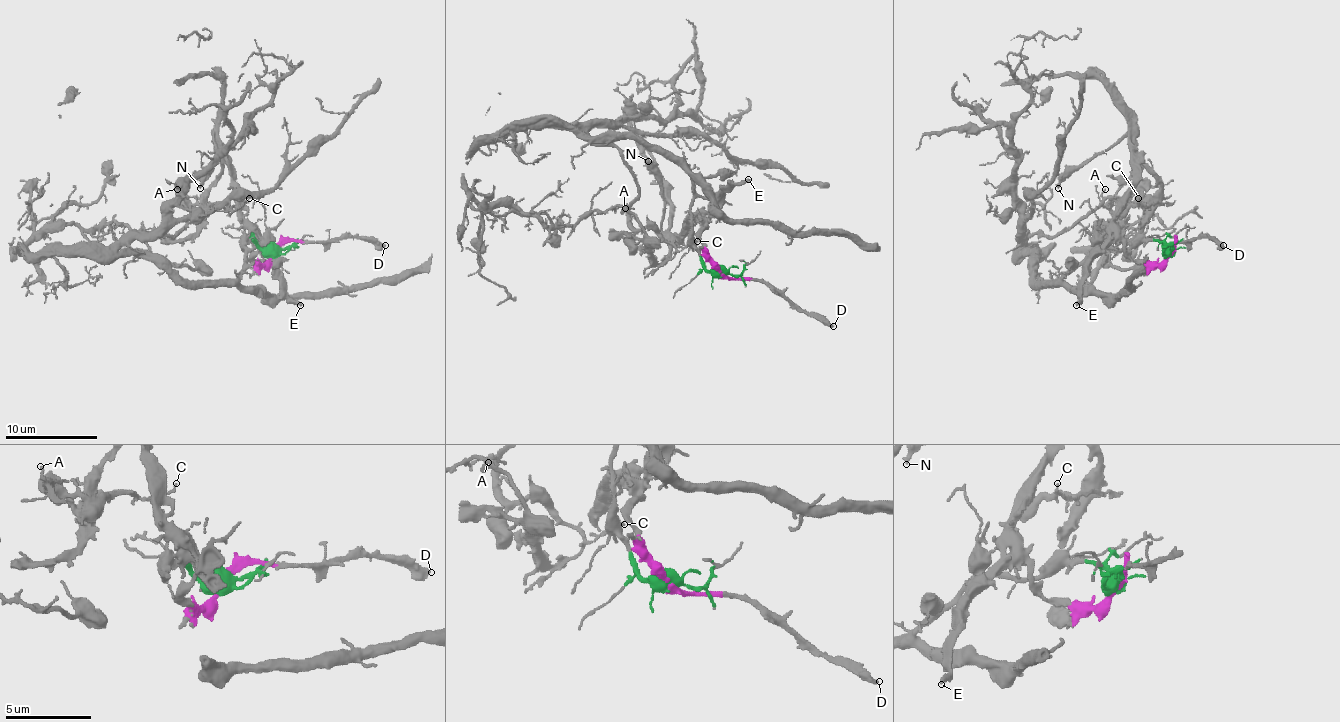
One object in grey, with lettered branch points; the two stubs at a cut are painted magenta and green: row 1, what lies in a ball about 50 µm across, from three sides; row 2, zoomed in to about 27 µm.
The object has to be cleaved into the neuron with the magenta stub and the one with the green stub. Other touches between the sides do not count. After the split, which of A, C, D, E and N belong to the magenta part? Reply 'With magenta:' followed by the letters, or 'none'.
With magenta: D, E, N

